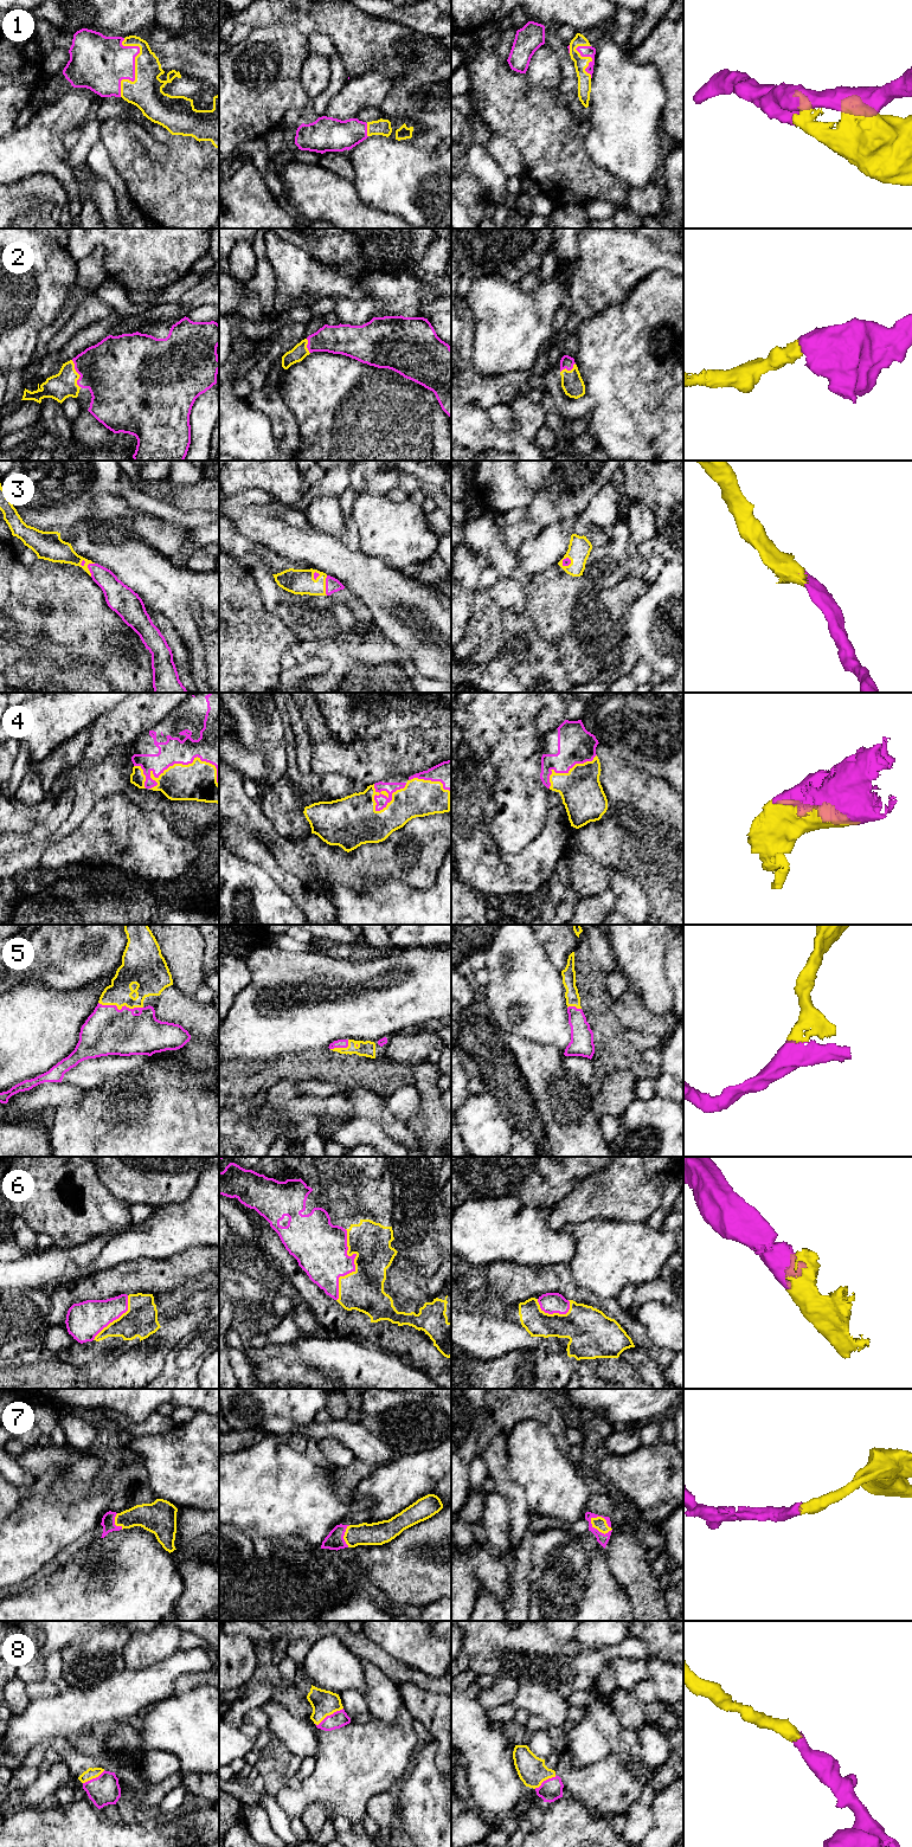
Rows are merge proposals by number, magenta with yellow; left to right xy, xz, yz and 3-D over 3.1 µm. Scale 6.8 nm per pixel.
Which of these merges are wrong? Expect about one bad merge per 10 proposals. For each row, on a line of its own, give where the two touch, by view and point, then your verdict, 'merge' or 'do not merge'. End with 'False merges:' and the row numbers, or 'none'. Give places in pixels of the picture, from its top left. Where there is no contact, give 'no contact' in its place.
1: meets magenta in xy at (134, 66); merge
2: meets magenta in xy at (78, 373); merge
3: meets magenta in xz at (326, 585); merge
4: meets magenta in xy at (192, 761); merge
5: meets magenta in xy at (121, 1009); merge
6: meets magenta in xz at (354, 1265); merge
7: meets magenta in yz at (603, 1517); merge
8: meets magenta in xz at (328, 1716); merge
False merges: none

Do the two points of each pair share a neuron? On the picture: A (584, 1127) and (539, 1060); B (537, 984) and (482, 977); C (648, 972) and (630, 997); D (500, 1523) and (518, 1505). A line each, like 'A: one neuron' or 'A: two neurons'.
A: one neuron
B: two neurons
C: two neurons
D: two neurons

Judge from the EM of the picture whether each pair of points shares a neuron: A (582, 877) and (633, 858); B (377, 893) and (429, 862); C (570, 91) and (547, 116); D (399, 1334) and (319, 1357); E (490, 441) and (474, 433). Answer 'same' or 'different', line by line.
A: different
B: different
C: different
D: different
E: same

